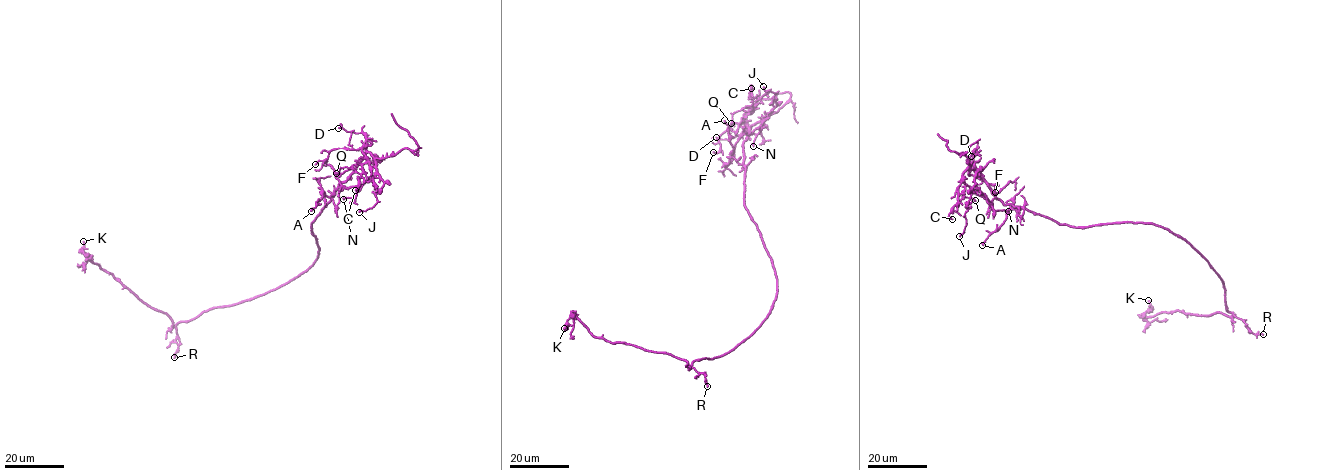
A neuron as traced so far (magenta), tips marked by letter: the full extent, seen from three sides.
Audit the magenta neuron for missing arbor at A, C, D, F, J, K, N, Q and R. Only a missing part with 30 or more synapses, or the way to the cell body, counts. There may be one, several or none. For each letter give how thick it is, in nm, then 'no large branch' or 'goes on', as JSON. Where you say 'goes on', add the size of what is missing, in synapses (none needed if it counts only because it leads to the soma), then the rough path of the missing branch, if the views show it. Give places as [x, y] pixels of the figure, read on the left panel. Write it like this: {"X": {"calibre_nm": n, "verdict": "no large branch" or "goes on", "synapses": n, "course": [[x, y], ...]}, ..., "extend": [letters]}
{"A": {"calibre_nm": 130, "verdict": "no large branch"}, "C": {"calibre_nm": 140, "verdict": "no large branch"}, "D": {"calibre_nm": 80, "verdict": "no large branch"}, "F": {"calibre_nm": 130, "verdict": "no large branch"}, "J": {"calibre_nm": 100, "verdict": "no large branch"}, "K": {"calibre_nm": 160, "verdict": "no large branch"}, "N": {"calibre_nm": 140, "verdict": "no large branch"}, "Q": {"calibre_nm": 140, "verdict": "no large branch"}, "R": {"calibre_nm": 90, "verdict": "no large branch"}, "extend": []}

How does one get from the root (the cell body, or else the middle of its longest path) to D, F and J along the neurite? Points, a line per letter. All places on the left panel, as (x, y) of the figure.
D: (315, 261), (320, 249), (312, 223), (365, 151), (365, 134), (338, 128)
F: (315, 261), (320, 249), (312, 223), (365, 150), (334, 149), (315, 164)
J: (315, 261), (320, 249), (312, 223), (339, 185), (369, 152), (384, 185), (375, 195), (377, 203), (359, 212)

